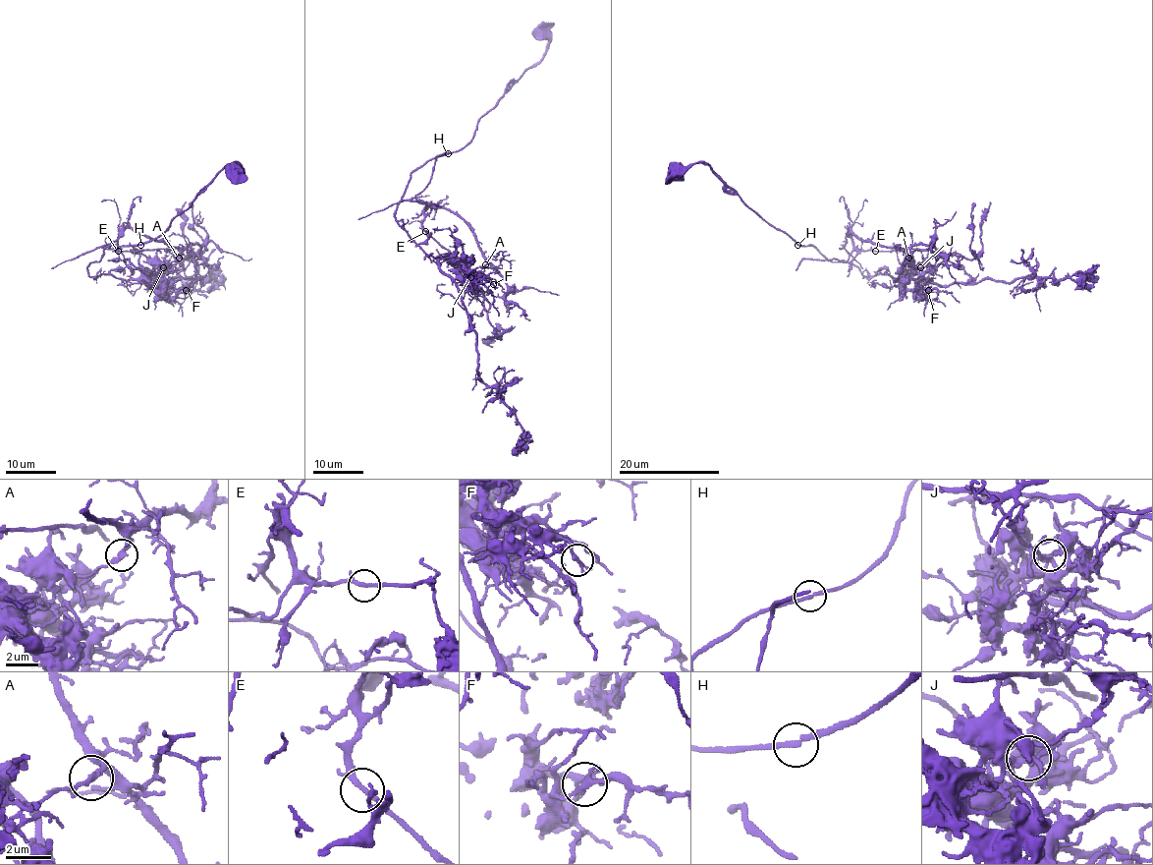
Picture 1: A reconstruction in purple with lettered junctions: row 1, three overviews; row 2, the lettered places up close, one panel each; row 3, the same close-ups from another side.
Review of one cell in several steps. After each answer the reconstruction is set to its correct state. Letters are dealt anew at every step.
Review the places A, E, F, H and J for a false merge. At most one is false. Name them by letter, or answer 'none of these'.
A

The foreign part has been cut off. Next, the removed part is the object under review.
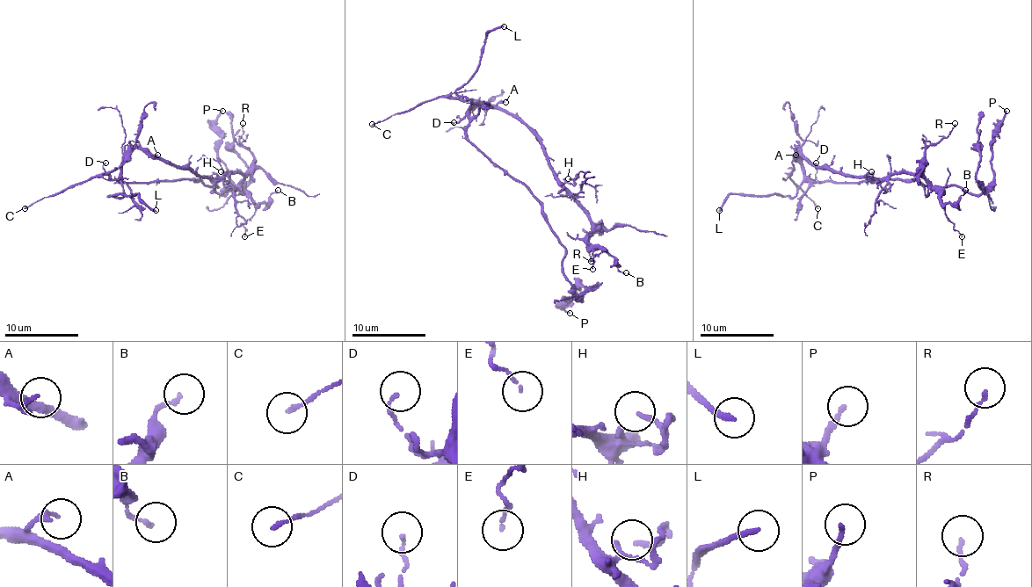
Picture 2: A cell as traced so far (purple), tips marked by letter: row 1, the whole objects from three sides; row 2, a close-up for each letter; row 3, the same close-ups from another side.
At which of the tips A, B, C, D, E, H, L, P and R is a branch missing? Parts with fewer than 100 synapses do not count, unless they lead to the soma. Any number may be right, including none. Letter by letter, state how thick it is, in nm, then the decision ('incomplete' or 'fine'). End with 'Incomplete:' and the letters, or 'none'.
A: 140 nm | fine
B: 140 nm | fine
C: 130 nm | fine
D: 120 nm | fine
E: 100 nm | fine
H: 160 nm | fine
L: 200 nm | incomplete
P: 170 nm | fine
R: 110 nm | fine
Incomplete: L

